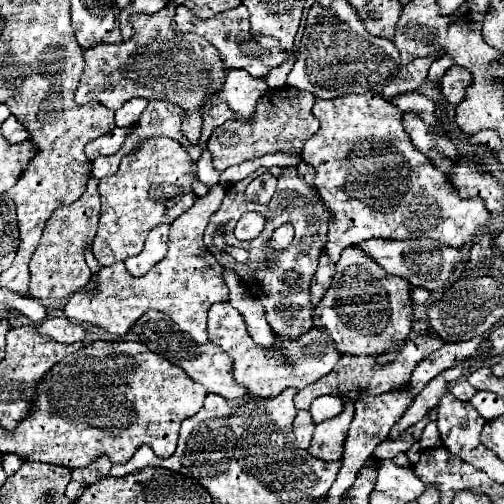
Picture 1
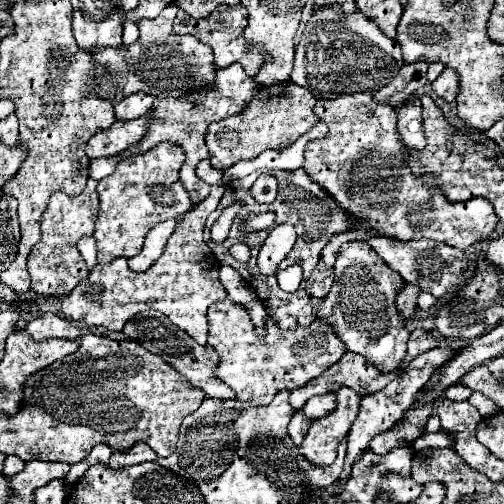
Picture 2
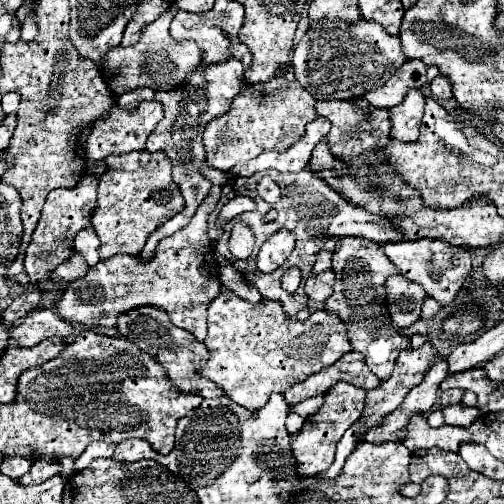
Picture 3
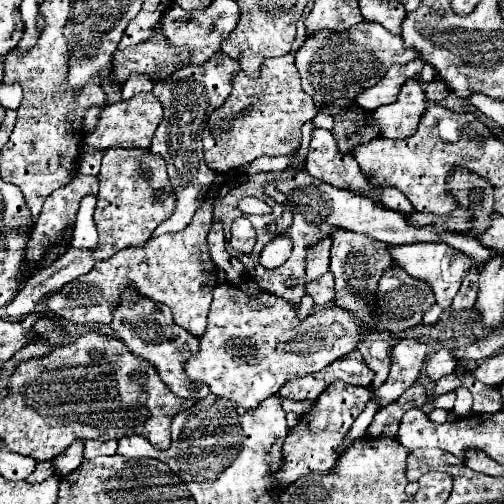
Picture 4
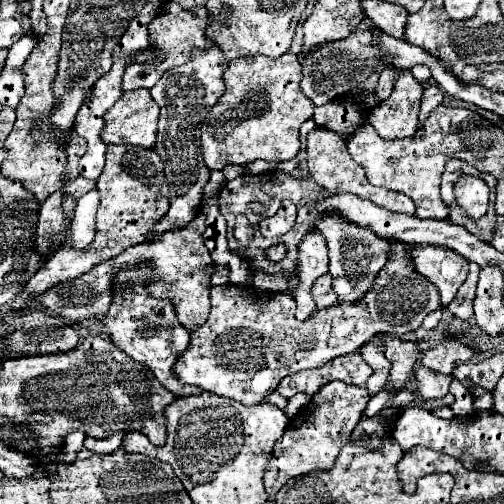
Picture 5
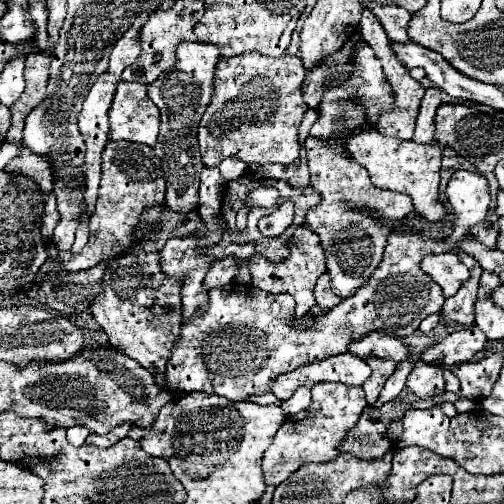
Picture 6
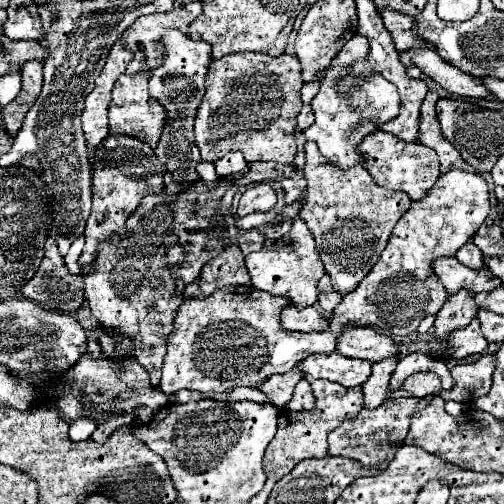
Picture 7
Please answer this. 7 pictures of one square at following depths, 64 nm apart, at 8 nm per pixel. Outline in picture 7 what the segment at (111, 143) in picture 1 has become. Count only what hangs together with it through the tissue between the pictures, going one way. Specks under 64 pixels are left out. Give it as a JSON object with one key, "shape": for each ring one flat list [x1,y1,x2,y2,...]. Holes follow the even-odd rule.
{"shape":[[138,72,136,76,124,74,124,76,120,76,120,80,116,80,116,86,112,90,108,118,110,118,110,134,132,136,132,138,146,142,150,148,156,148,156,144,160,140,160,132,166,124,166,112,164,112,162,104,156,104,156,100,150,98,146,72]]}

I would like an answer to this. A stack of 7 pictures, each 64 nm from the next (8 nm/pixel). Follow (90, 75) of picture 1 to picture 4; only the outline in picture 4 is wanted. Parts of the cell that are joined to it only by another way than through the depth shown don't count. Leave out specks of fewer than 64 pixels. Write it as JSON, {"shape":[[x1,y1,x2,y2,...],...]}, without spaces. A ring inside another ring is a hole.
{"shape":[[158,22,152,36,136,46,112,54,112,78,124,84,132,74,146,74,152,82,166,82,176,70,188,66,188,48,172,48]]}

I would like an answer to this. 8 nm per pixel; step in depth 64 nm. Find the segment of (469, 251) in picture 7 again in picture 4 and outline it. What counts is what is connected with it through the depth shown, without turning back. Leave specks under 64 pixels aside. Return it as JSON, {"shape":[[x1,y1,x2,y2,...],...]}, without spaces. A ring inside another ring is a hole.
{"shape":[[472,268,460,286,458,296,452,302,454,310,466,310,466,308,474,306,474,302,476,302,476,280,478,280,478,270]]}

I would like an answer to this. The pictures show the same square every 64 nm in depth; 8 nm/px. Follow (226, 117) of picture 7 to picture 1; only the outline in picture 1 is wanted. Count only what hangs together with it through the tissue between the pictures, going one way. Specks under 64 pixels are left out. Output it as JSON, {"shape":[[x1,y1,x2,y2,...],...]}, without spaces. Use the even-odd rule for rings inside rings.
{"shape":[[290,86,266,92,256,108,254,122,238,122,238,120,228,120,226,124,218,126,206,148,212,154,214,168,216,170,226,170,234,164,242,164,244,160,256,160,264,154,276,154,276,152,302,152,302,146,308,138,316,134,320,128,318,120,312,116,312,104,314,96,310,92,302,92]]}

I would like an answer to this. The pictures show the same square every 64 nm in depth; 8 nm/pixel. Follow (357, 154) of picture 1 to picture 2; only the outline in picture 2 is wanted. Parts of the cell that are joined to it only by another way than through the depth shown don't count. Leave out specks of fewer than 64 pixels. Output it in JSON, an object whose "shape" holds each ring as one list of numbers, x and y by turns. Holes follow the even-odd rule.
{"shape":[[350,94,334,100,318,100,314,114,328,124,328,134,312,140,304,152,304,172,332,194,340,208,360,222,346,234,336,234,322,250,322,262,334,266,338,250,350,240,368,240,370,236,386,236,396,240,432,238,454,248,468,248,492,238,498,216,484,198,472,198,462,204,450,204,440,188,432,188,424,180,416,180,408,170,402,154,406,150,396,132,396,108,380,104,372,94]]}

